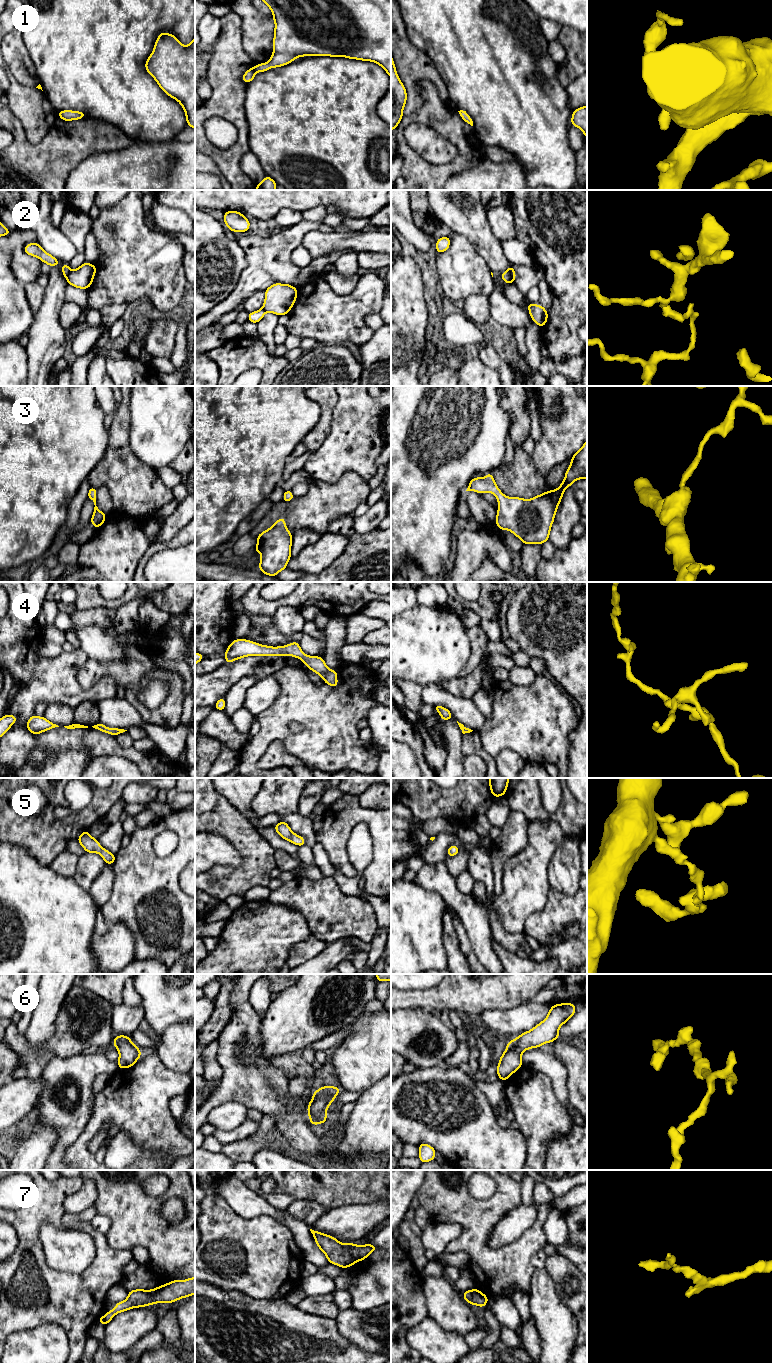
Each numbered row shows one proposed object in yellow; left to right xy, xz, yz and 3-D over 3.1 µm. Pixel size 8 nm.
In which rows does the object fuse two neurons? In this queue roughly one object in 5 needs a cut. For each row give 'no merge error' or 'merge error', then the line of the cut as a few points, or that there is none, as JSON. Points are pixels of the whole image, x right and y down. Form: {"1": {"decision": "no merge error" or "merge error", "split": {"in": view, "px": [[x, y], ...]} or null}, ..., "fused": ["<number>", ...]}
{"1": {"decision": "no merge error", "split": null}, "2": {"decision": "merge error", "split": {"in": "yz", "px": [[508, 269], [513, 282]]}}, "3": {"decision": "no merge error", "split": null}, "4": {"decision": "no merge error", "split": null}, "5": {"decision": "no merge error", "split": null}, "6": {"decision": "no merge error", "split": null}, "7": {"decision": "no merge error", "split": null}, "fused": ["2"]}

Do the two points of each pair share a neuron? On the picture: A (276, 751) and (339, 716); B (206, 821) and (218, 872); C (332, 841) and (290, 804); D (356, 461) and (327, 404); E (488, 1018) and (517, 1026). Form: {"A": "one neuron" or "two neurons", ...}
{"A": "two neurons", "B": "one neuron", "C": "two neurons", "D": "two neurons", "E": "one neuron"}

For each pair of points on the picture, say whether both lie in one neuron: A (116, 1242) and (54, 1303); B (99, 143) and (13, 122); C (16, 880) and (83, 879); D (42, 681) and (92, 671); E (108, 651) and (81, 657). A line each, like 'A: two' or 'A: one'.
A: two
B: one
C: two
D: two
E: two

